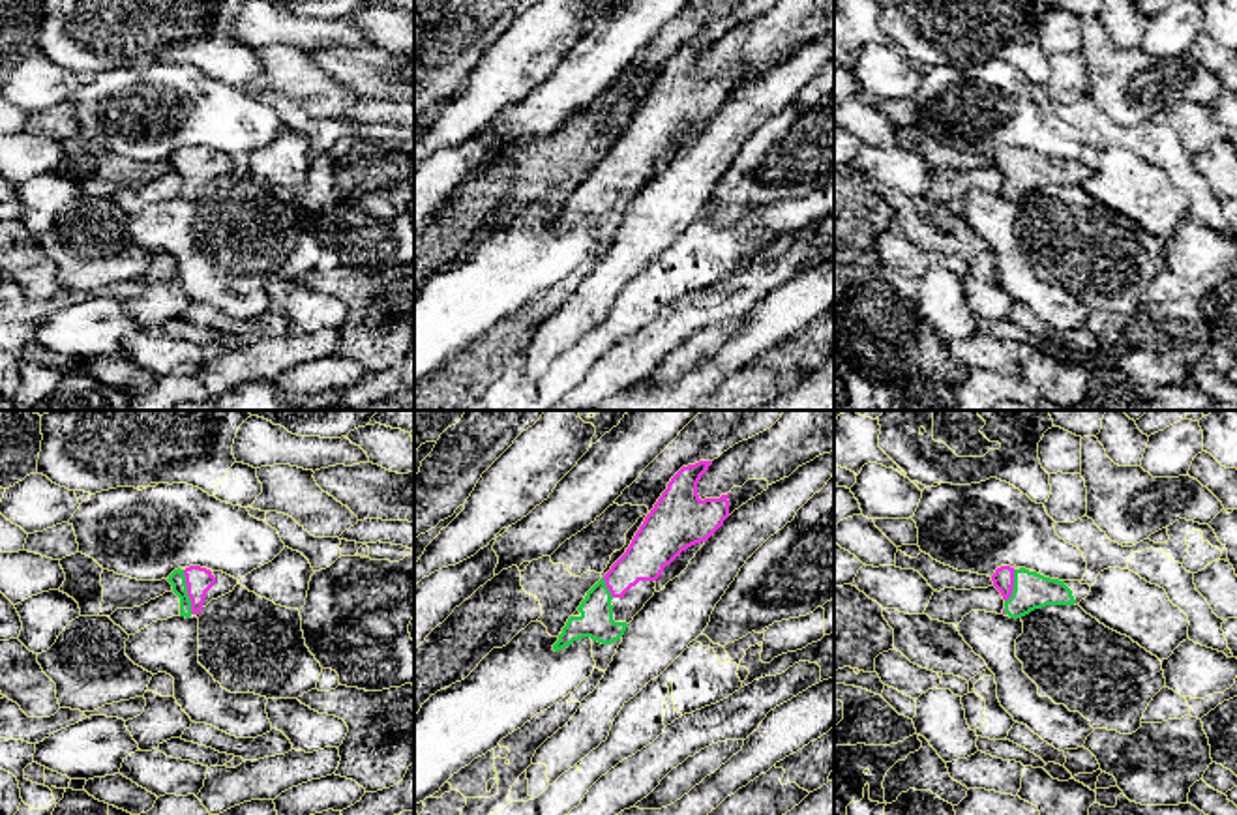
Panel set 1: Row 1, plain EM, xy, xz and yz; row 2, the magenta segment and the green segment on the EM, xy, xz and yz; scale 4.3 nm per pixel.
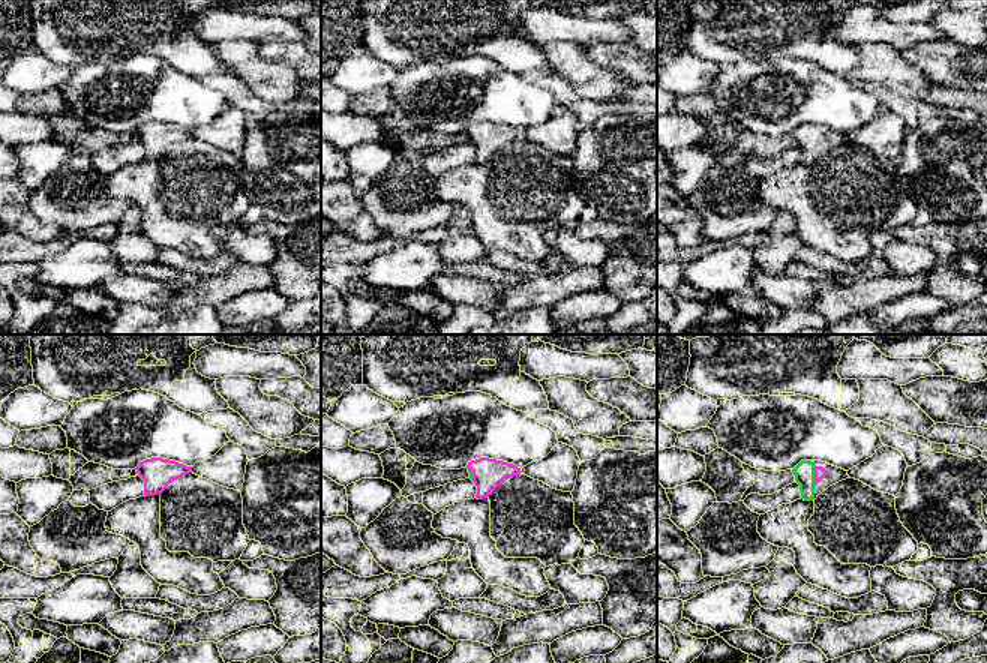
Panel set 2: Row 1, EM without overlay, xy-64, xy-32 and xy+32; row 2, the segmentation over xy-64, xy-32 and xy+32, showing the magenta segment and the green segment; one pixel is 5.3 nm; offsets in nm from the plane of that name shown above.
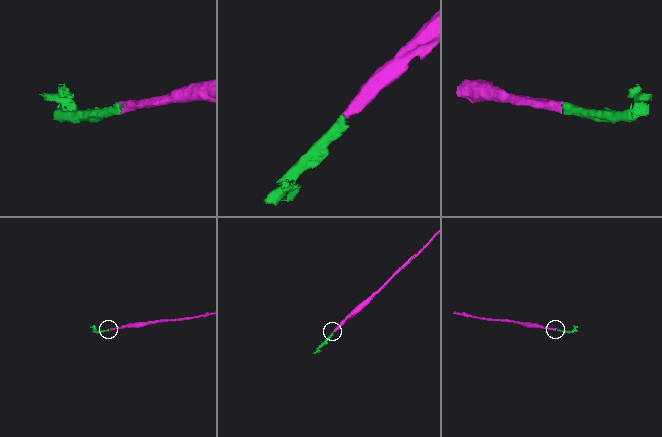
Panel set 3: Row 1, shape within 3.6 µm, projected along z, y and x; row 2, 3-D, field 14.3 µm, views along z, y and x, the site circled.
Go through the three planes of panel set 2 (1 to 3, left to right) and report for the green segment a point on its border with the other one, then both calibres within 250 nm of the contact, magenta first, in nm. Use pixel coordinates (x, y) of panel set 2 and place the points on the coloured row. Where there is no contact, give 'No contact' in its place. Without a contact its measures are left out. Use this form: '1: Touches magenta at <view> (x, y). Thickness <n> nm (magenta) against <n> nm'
1: No contact
2: Touches magenta at xy-32 (473, 473). Thickness 170 nm (magenta) against 20 nm
3: Touches magenta at xy+32 (815, 474). Thickness 60 nm (magenta) against 110 nm

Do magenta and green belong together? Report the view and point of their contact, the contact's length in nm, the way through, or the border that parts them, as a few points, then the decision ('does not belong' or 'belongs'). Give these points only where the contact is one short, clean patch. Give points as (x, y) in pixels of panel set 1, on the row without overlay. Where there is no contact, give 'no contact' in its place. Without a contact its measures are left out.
contact xy (188, 173); length 200 nm; way xy (199, 160), (188, 173), (177, 158); belongs

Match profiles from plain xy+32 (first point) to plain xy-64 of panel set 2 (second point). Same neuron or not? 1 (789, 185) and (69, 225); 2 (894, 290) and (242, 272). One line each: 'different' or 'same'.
1: different
2: same

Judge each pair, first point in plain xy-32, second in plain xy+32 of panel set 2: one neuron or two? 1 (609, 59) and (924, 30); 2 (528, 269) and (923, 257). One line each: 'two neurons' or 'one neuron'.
1: two neurons
2: two neurons

